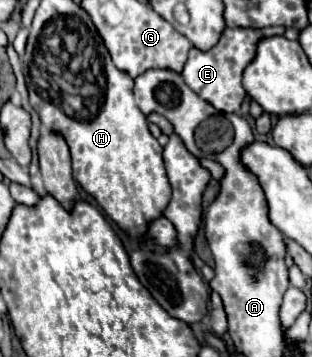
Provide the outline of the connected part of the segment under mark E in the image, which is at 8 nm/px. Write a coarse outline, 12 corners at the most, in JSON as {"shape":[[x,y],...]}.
{"shape":[[285,26],[227,28],[191,48],[185,84],[215,110],[239,114],[241,74],[257,42]]}

